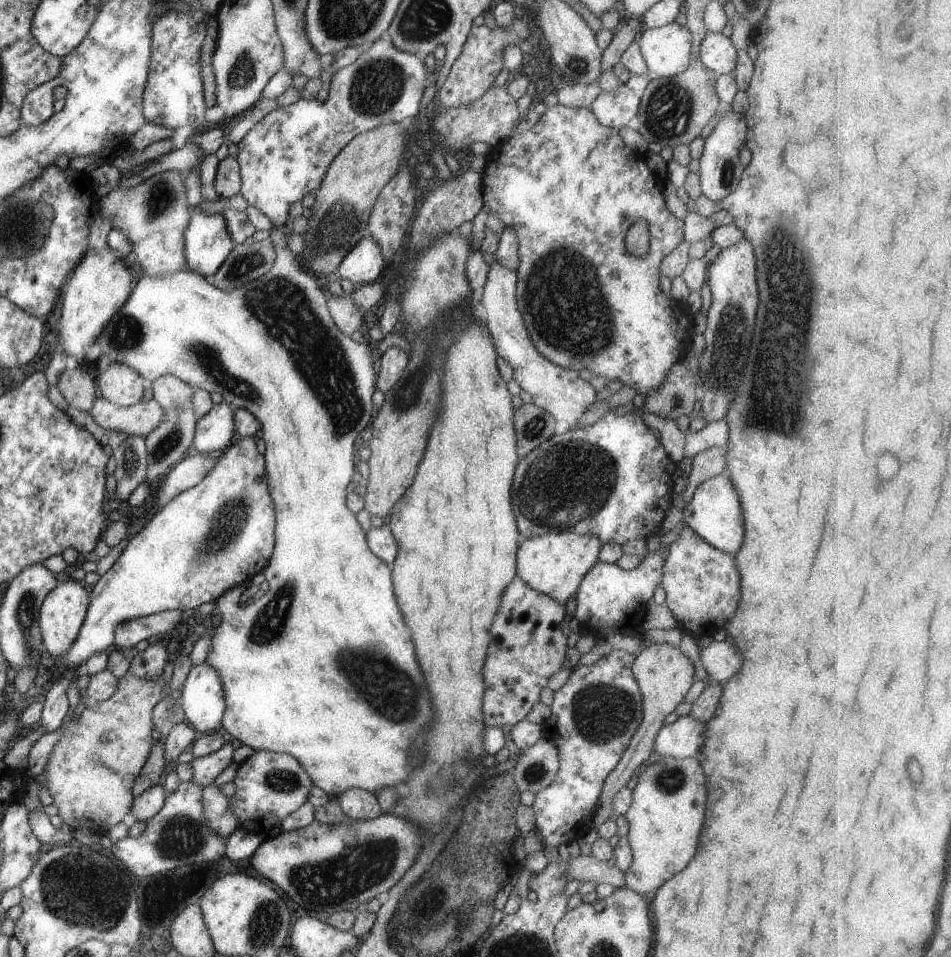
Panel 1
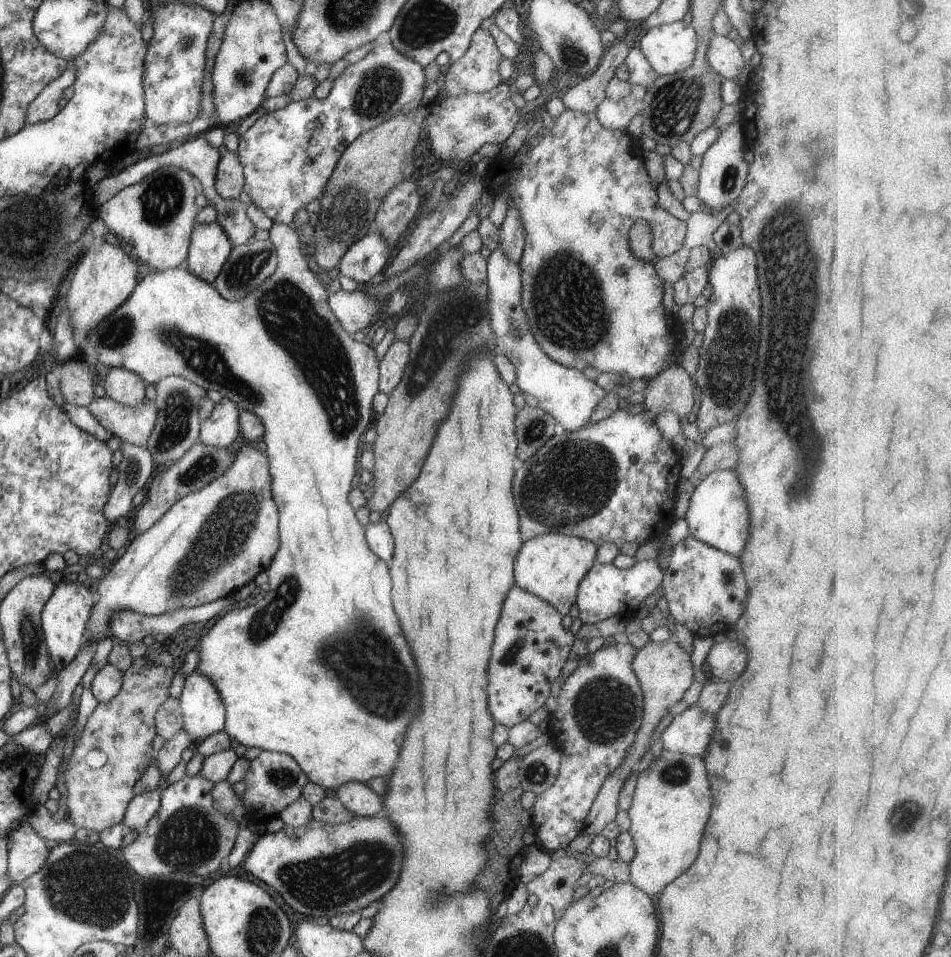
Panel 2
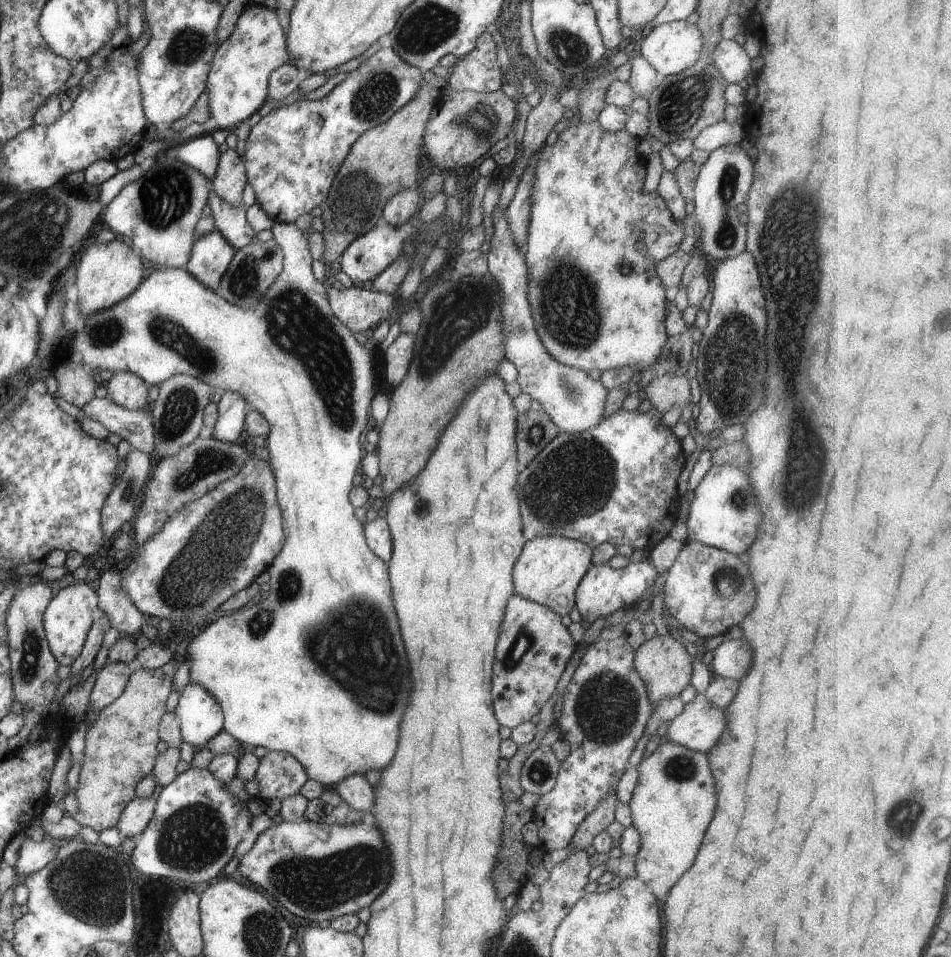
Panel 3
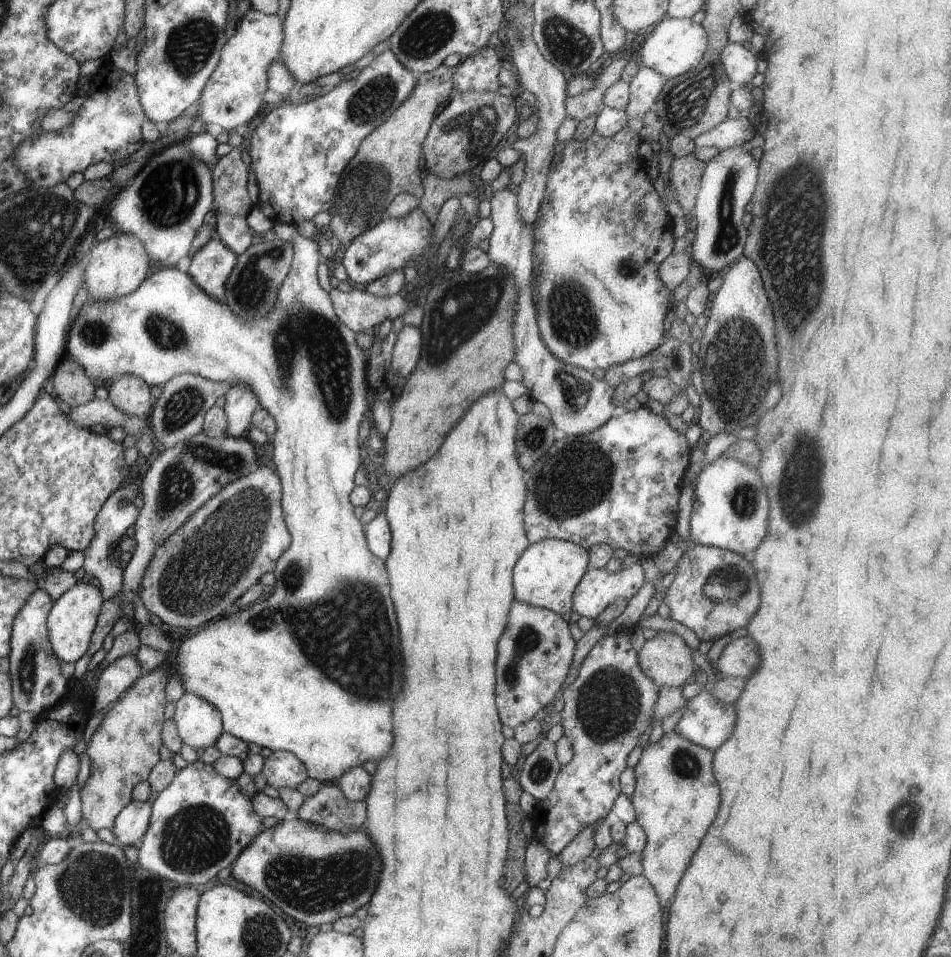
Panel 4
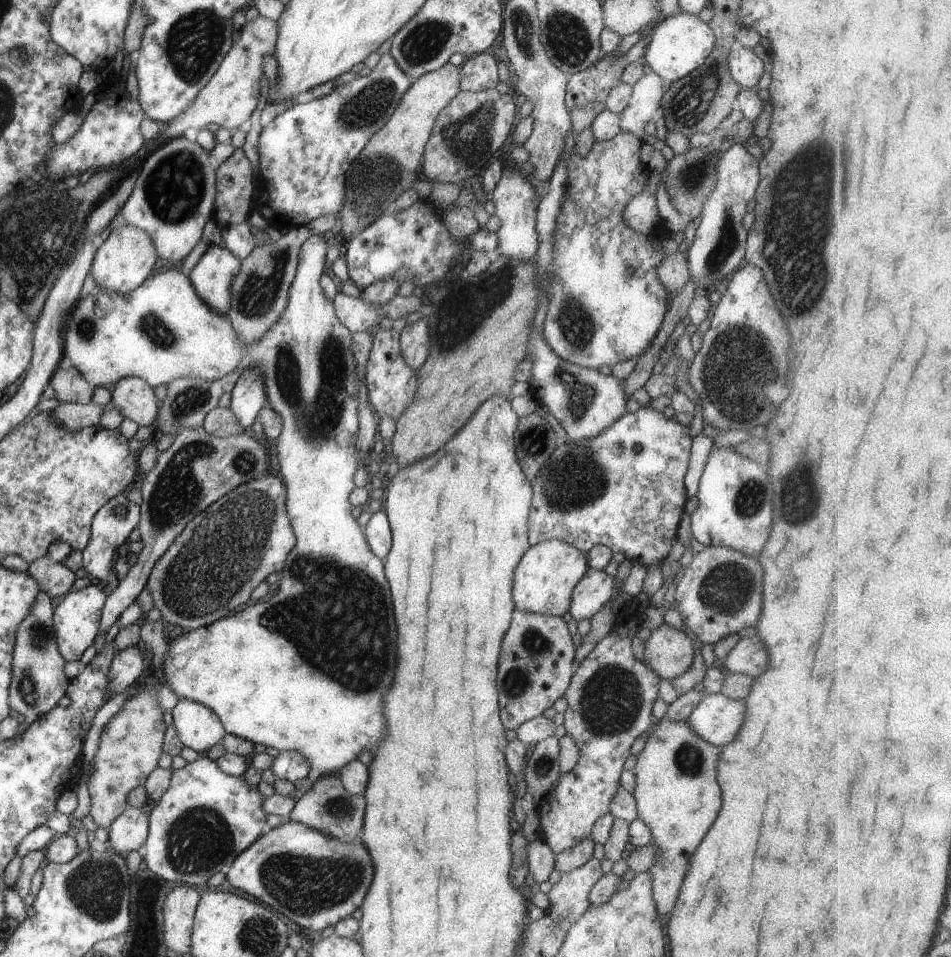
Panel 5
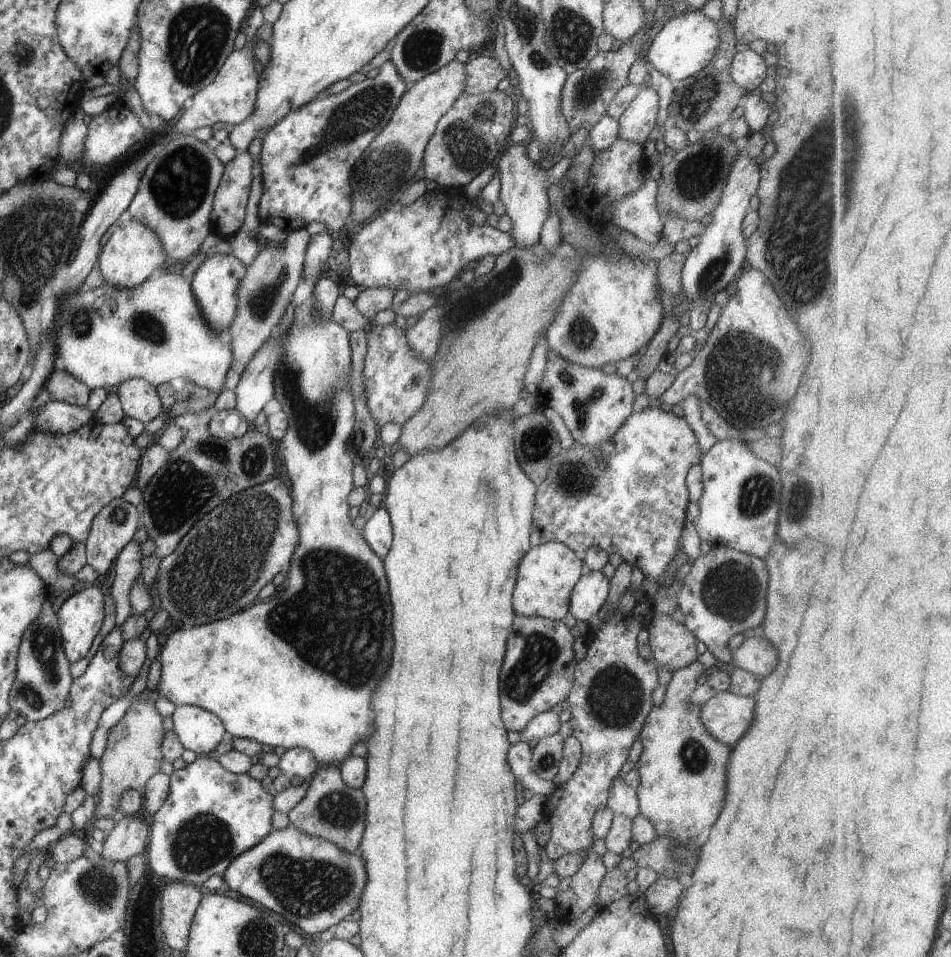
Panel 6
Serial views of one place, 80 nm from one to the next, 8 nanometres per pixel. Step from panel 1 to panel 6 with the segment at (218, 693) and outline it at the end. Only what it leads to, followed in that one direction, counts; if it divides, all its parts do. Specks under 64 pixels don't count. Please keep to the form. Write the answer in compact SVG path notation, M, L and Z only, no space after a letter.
M181 705L172 714L174 734L182 747L198 756L211 756L224 738L224 724L210 712L202 708Z

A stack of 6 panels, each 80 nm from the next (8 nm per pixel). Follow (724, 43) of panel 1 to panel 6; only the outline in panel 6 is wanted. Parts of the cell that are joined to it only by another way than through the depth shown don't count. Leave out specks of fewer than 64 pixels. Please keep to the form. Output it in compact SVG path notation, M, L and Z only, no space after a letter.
M752 49L737 52L731 64L731 77L734 82L748 92L759 88L766 80L766 72L768 66L764 58Z

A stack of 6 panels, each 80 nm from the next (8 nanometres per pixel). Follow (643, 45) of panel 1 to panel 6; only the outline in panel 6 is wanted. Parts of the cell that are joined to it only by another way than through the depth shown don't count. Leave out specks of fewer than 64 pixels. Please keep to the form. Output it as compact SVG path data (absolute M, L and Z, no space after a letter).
M701 9L688 10L680 16L672 17L664 25L649 46L645 58L652 68L660 70L674 84L678 84L711 63L721 43L720 31L718 23L708 18Z

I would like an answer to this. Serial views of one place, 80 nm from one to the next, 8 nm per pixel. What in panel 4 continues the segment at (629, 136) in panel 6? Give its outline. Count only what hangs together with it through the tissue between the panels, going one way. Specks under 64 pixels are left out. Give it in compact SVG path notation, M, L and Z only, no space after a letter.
M640 66L640 70L634 74L630 80L630 101L625 111L628 114L628 121L632 118L644 119L648 109L653 108L658 94L662 92L665 77L658 72L648 68L648 66Z

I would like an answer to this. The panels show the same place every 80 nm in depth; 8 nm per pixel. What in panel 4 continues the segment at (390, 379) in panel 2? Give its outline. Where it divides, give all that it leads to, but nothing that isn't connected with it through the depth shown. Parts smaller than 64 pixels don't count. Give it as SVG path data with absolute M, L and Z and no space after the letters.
M405 326L397 335L392 348L390 370L402 378L408 379L412 370L416 368L422 352L422 332L416 326Z

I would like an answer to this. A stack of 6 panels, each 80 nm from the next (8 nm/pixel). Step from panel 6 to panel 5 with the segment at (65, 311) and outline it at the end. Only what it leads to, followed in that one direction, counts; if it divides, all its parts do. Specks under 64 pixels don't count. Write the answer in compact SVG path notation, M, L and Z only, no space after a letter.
M316 235L306 240L300 248L298 254L298 268L296 275L292 280L288 298L286 298L286 310L282 312L282 316L270 326L270 330L266 330L266 334L262 334L262 338L258 338L258 342L250 342L250 344L242 344L238 340L238 334L234 332L234 326L231 326L227 314L214 312L192 287L189 278L182 274L179 268L166 270L157 275L149 277L139 288L128 292L128 294L118 294L118 292L108 292L108 290L98 290L97 293L90 294L79 300L70 312L69 322L64 331L63 357L70 358L72 366L84 376L84 380L92 387L114 386L122 378L139 377L152 388L159 385L168 385L176 378L198 378L206 380L206 382L215 382L221 380L234 372L234 370L258 370L258 374L262 376L262 384L266 390L266 398L268 405L272 410L282 418L282 431L280 436L276 438L276 450L278 464L280 466L279 476L284 481L286 488L286 506L288 506L288 516L294 528L294 534L298 538L296 546L292 548L284 570L280 572L280 580L278 580L278 592L268 600L260 600L258 604L246 608L246 610L237 610L228 617L219 619L208 626L198 628L187 634L178 636L172 644L168 646L168 652L165 656L165 676L166 684L170 686L170 690L179 697L179 699L194 700L199 704L208 706L218 719L222 722L227 734L250 740L252 744L261 744L265 747L272 747L278 751L296 751L306 758L306 762L310 764L309 779L316 783L320 778L327 775L336 775L346 767L348 762L352 763L359 758L360 754L365 751L374 751L378 742L384 738L384 718L382 718L382 696L386 694L386 690L392 684L392 676L396 670L396 624L394 624L394 616L392 616L392 600L390 600L390 588L388 588L388 580L384 576L384 566L382 560L378 556L372 554L365 535L364 530L358 524L356 518L352 516L353 507L350 505L349 497L354 490L354 474L358 470L360 458L358 450L356 450L356 434L358 434L358 398L360 398L360 378L356 372L356 359L351 348L352 332L342 325L338 320L334 311L334 304L330 302L330 298L326 298L326 294L322 291L321 279L322 274L329 269L329 263L326 260L327 236Z

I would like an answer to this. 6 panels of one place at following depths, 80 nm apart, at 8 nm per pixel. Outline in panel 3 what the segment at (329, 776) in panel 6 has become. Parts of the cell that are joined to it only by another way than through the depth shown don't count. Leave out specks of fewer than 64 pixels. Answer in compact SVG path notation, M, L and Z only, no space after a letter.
M326 788L325 791L308 801L304 818L327 825L349 825L362 822L364 812L349 805L335 788Z

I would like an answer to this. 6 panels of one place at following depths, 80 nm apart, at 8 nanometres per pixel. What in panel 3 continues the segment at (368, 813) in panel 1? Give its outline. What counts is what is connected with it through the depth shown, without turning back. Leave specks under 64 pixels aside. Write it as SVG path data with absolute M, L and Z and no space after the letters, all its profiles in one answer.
M357 774L347 776L334 786L334 788L356 810L370 813L375 796L373 786L368 783L365 775Z

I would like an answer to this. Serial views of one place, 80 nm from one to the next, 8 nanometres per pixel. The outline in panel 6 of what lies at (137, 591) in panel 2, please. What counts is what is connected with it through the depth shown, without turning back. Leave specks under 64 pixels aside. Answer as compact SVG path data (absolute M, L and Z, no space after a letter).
M270 478L258 486L232 494L224 502L206 512L186 536L178 542L172 554L163 557L154 578L160 609L164 608L170 618L180 620L184 628L206 625L228 618L254 602L258 592L272 582L278 572L286 572L292 554L298 546L298 526L292 516L292 498L286 484L278 478Z

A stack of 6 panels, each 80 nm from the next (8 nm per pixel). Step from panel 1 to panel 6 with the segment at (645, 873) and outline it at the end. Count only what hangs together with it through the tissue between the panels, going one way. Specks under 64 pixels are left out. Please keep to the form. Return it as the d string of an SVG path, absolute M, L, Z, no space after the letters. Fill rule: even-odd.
M697 660L685 667L675 670L666 686L664 701L660 706L653 705L639 734L643 751L635 767L641 781L637 789L639 809L657 830L658 836L672 837L676 842L685 843L706 830L718 820L720 810L724 808L726 796L726 764L730 756L730 746L722 744L704 726L701 719L701 706L691 703L689 696L697 687L696 680L706 670ZM666 877L659 879L646 890L644 898L654 915L666 915L672 906L678 904L682 894L682 886L679 881Z

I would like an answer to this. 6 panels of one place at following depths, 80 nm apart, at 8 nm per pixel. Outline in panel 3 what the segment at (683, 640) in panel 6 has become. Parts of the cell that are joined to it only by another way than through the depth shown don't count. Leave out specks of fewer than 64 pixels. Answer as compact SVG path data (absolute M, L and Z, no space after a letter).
M670 632L643 642L635 652L633 661L640 678L647 686L650 700L653 702L653 712L660 700L680 696L680 692L691 684L693 659L688 655L684 644L672 637Z

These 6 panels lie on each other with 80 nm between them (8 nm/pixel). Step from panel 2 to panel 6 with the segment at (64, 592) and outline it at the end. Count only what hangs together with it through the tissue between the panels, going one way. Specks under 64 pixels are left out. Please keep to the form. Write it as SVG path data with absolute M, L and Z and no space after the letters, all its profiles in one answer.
M96 586L74 593L58 610L58 626L67 660L74 664L88 656L105 617L105 596Z

